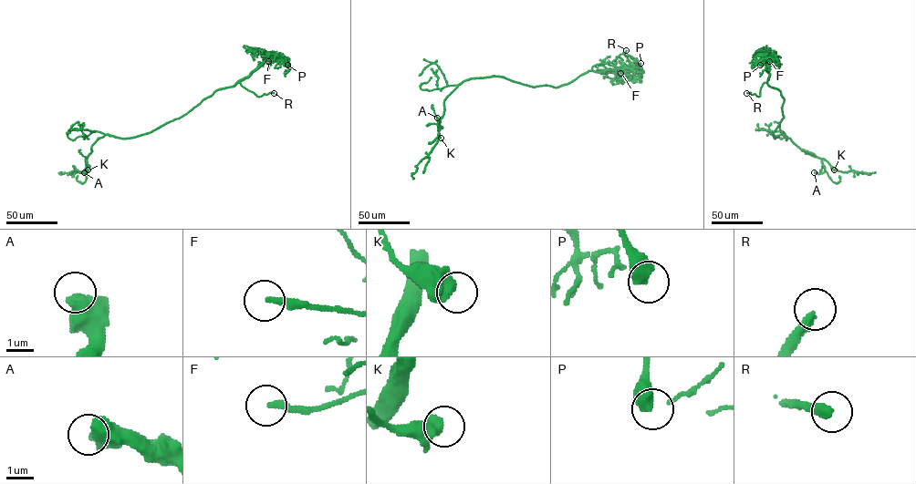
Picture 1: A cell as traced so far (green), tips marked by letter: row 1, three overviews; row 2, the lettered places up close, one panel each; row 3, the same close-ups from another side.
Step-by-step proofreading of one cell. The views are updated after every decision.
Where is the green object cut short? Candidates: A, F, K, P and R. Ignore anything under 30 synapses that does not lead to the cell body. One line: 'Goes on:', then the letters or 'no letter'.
Goes on: P, R

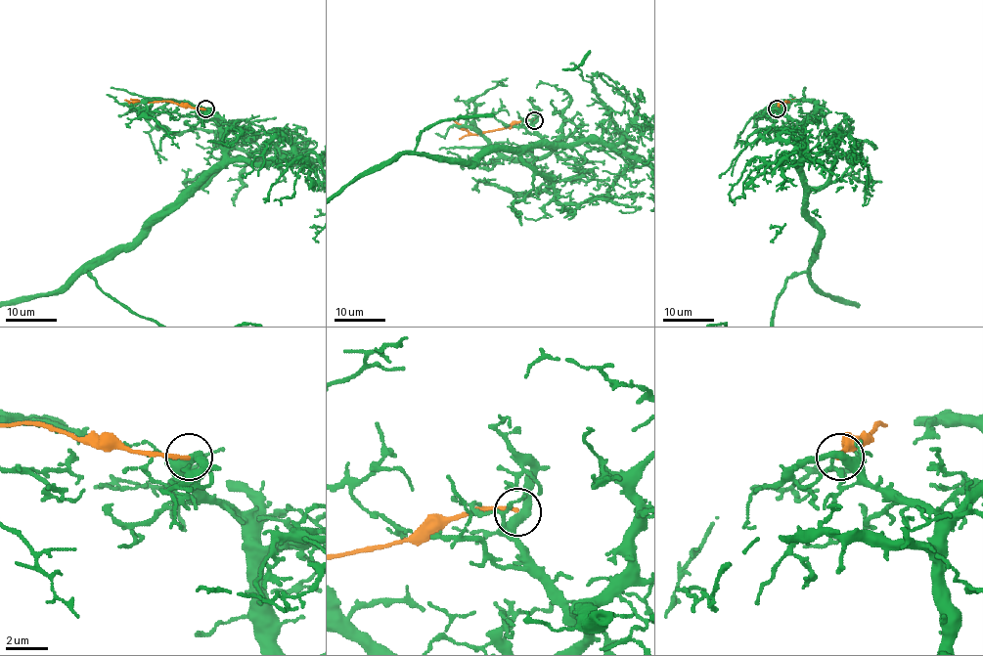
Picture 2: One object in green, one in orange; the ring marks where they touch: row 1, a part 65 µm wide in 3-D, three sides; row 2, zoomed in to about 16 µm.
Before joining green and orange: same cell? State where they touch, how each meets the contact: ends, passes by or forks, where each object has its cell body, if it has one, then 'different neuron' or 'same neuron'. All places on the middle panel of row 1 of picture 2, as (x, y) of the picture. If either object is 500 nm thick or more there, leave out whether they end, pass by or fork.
at (534, 120); green passes by; orange ends there; no cell body on green; no cell body on orange; different neuron

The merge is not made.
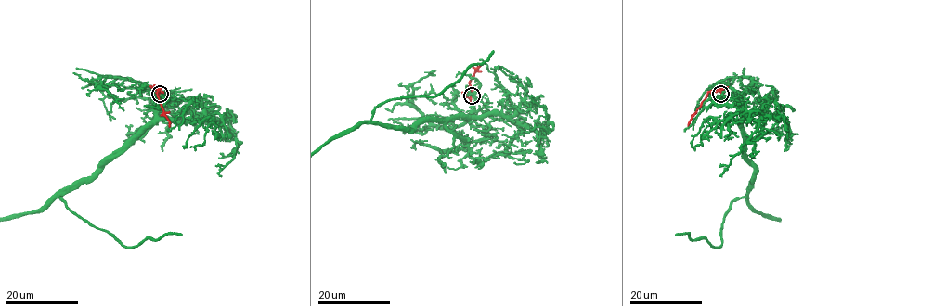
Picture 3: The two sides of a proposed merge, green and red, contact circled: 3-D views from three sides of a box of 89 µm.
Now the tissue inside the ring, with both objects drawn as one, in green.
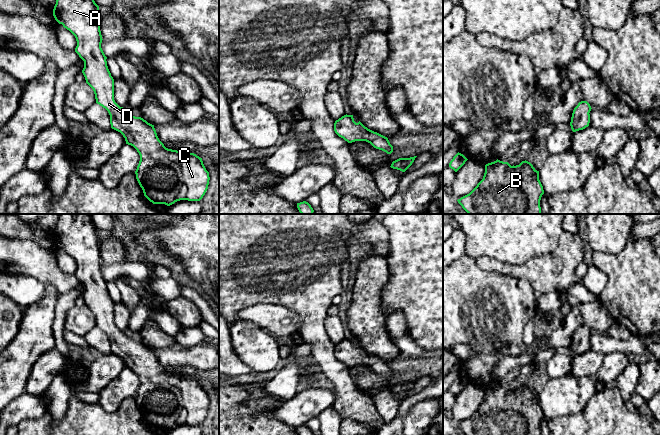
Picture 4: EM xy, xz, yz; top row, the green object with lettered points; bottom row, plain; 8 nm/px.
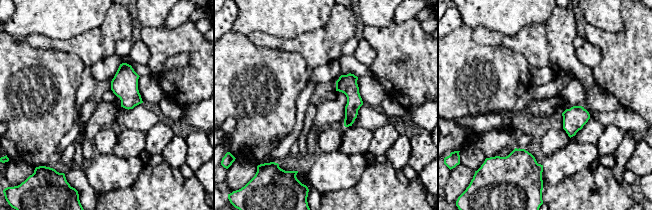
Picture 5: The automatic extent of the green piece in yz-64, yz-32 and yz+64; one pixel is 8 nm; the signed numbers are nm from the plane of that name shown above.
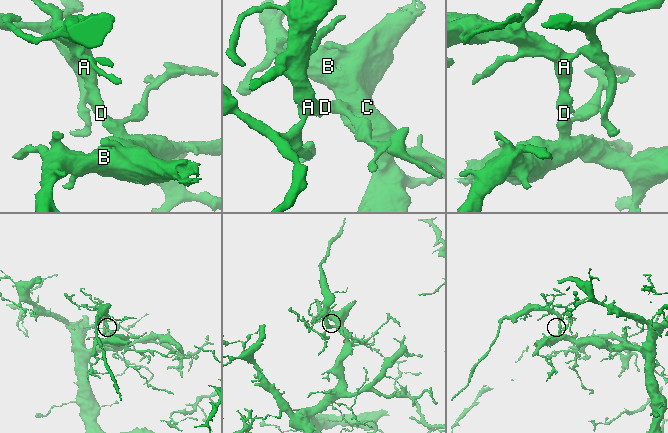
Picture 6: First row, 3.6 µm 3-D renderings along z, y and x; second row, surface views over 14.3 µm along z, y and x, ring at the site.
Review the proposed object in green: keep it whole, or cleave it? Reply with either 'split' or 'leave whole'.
leave whole

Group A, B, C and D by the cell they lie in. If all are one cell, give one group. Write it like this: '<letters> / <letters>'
A B C D

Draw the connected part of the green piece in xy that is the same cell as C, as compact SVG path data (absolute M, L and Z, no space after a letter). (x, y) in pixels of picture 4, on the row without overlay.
M59 214L53 240L75 260L75 276L84 285L82 297L86 307L94 315L96 327L108 335L111 352L120 356L126 368L133 370L139 377L140 385L135 398L144 420L153 428L167 430L180 424L200 425L208 413L210 404L202 382L194 377L166 372L159 364L154 349L141 341L130 339L115 326L114 303L107 290L107 281L101 272L103 263L99 247L99 230L90 214Z

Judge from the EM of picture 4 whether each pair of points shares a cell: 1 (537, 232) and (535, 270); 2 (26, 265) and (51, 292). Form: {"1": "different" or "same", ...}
{"1": "different", "2": "different"}

